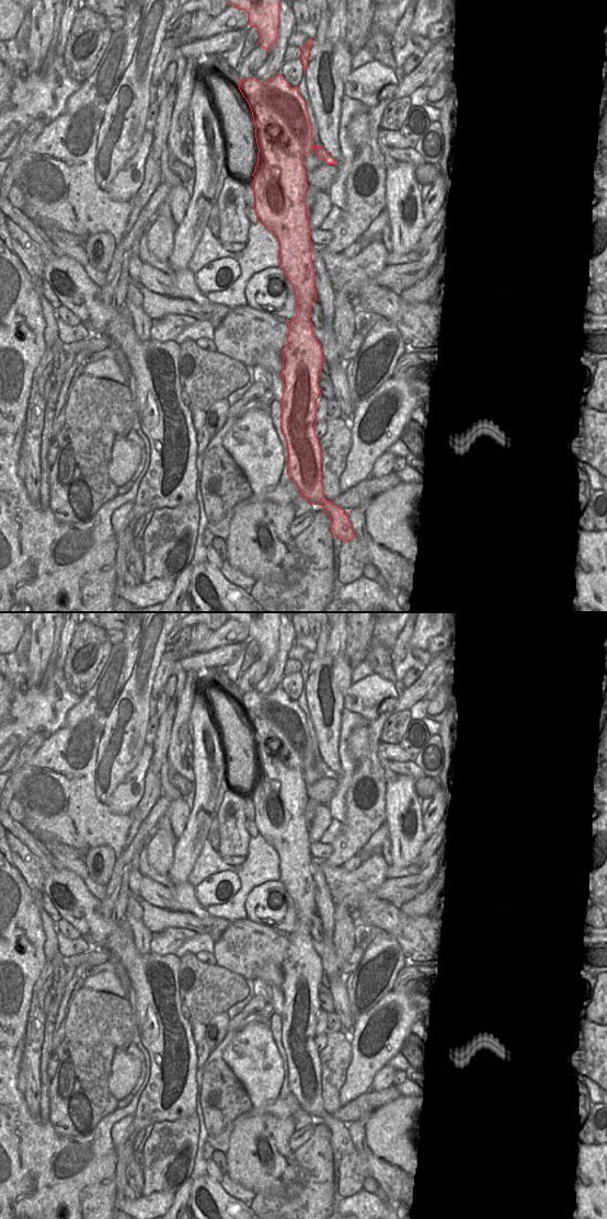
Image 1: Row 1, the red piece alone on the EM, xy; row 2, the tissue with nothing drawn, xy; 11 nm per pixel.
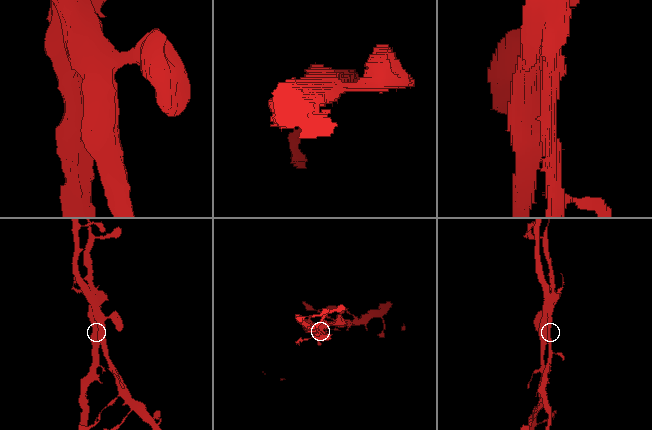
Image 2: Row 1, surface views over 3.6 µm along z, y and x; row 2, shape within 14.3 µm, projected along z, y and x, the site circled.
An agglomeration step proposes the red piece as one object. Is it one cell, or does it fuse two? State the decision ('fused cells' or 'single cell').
fused cells

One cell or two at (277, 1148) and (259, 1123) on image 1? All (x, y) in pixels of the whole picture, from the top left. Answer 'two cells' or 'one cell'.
one cell

